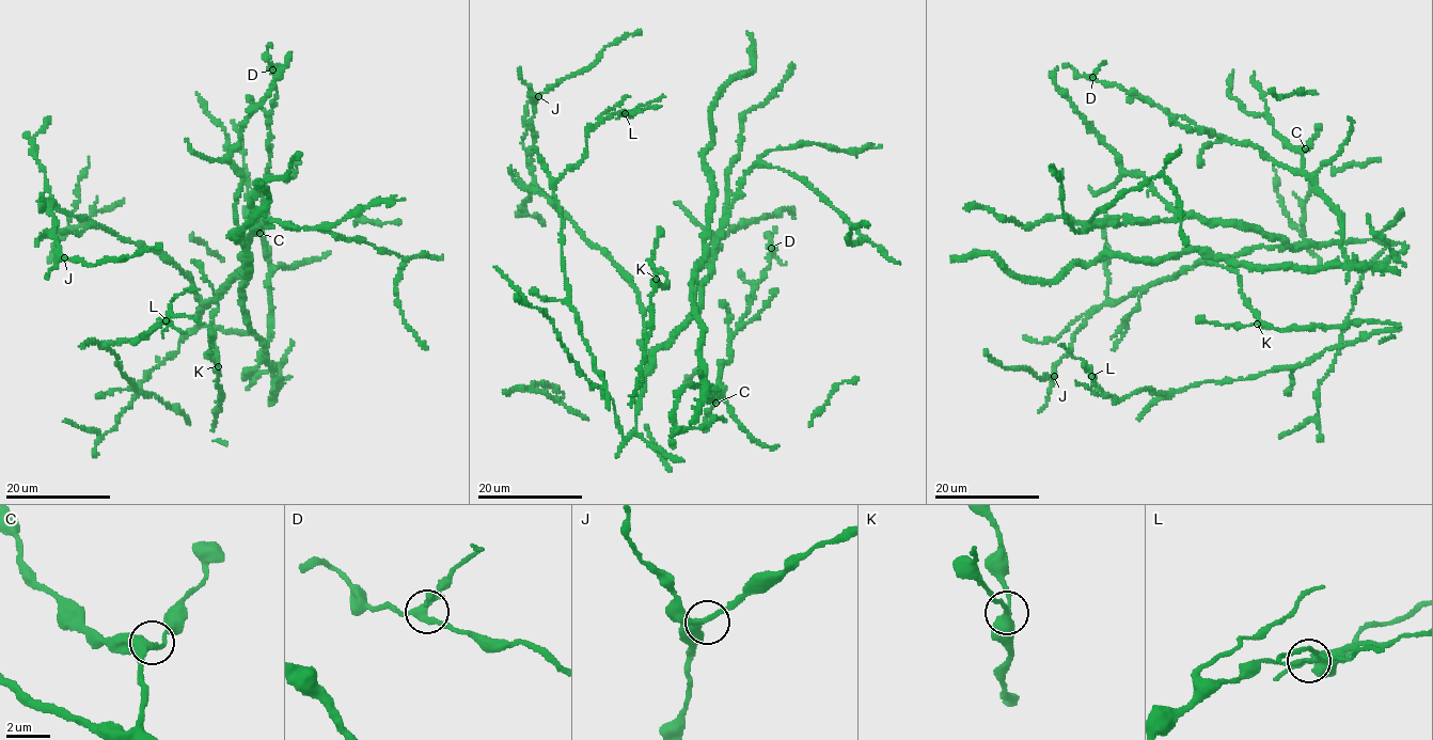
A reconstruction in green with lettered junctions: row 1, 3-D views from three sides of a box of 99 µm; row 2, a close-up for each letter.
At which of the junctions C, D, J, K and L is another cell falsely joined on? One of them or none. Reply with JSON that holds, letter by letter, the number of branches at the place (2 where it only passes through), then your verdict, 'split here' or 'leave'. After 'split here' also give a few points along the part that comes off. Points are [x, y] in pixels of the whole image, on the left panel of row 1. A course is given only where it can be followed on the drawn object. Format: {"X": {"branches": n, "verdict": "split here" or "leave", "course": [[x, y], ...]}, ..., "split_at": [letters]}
{"C": {"branches": 3, "verdict": "leave"}, "D": {"branches": 4, "verdict": "leave"}, "J": {"branches": 3, "verdict": "leave"}, "K": {"branches": 3, "verdict": "leave"}, "L": {"branches": 5, "verdict": "split here", "course": [[167, 320], [173, 298], [187, 289], [199, 289]]}, "split_at": ["L"]}

